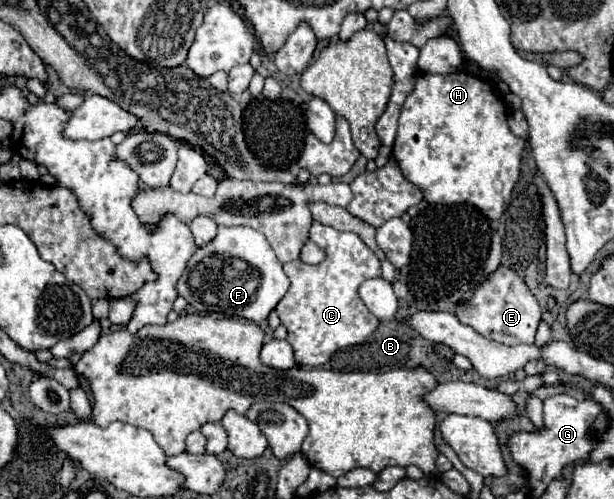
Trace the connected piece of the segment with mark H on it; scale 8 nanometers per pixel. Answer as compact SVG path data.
M420 75L414 89L408 93L398 119L398 133L392 147L392 157L398 161L402 175L416 185L426 203L454 205L468 203L482 211L490 223L496 223L506 203L510 201L512 189L520 177L524 139L516 137L508 127L508 109L504 101L494 93L492 85L468 75Z

